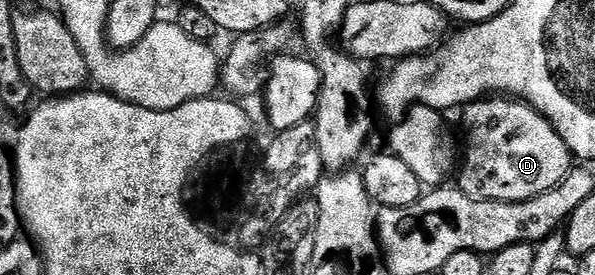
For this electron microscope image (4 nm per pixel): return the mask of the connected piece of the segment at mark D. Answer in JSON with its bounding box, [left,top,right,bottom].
[455,95,571,199]

